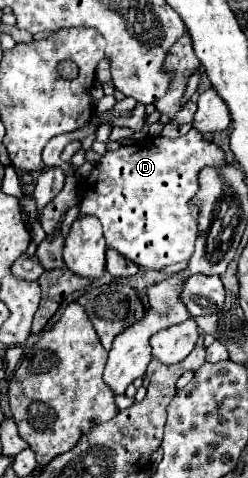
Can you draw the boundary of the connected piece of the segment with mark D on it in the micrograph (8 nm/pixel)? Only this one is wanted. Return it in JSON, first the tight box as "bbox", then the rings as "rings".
{"bbox":[80,128,226,270],"rings":[[[194,128],[174,140],[148,136],[106,152],[84,180],[80,216],[98,218],[108,248],[140,268],[156,270],[166,264],[186,262],[198,234],[198,210],[190,200],[200,188],[198,174],[206,166],[226,166],[224,150],[204,140]]]}

